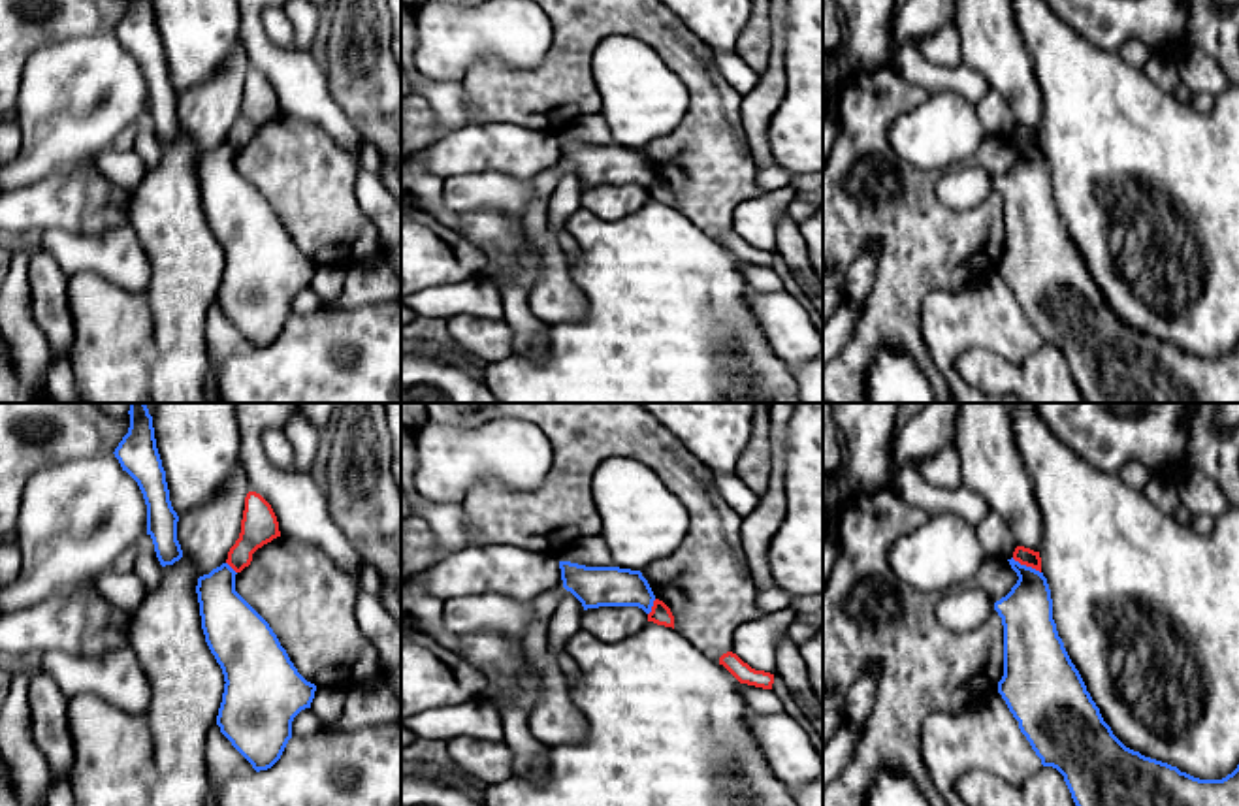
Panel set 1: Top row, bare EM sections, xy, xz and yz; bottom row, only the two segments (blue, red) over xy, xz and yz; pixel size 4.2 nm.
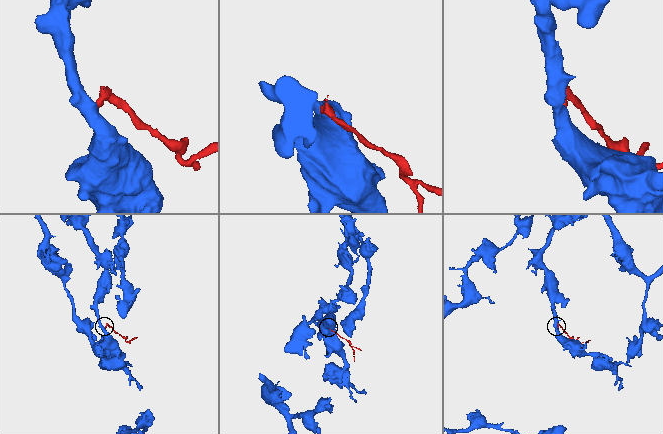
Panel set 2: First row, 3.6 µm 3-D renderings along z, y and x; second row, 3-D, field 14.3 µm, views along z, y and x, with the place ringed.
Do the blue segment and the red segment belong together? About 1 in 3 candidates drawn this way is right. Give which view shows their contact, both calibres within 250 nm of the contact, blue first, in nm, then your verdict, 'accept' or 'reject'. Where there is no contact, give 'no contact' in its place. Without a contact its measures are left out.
yz | 220/80 nm | reject

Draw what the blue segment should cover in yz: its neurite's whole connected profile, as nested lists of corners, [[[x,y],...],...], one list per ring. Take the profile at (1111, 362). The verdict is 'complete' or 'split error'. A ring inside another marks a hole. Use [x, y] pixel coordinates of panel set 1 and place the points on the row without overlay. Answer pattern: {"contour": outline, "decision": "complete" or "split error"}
{"contour": [[[1007,137],[1019,158],[994,181],[1004,203],[998,271],[1043,345],[1056,347],[1086,403],[1239,403],[1239,343],[1222,358],[1199,358],[1126,326],[1103,299],[1053,198],[1043,151]]], "decision": "complete"}

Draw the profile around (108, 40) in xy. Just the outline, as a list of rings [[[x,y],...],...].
[[[115,32],[70,38],[28,56],[15,109],[23,143],[17,156],[0,166],[0,192],[36,183],[56,168],[109,149],[124,128],[147,113],[147,83]]]

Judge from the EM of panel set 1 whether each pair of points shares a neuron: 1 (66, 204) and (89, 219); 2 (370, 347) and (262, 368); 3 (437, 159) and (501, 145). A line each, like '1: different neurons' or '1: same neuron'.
1: same neuron
2: same neuron
3: same neuron

